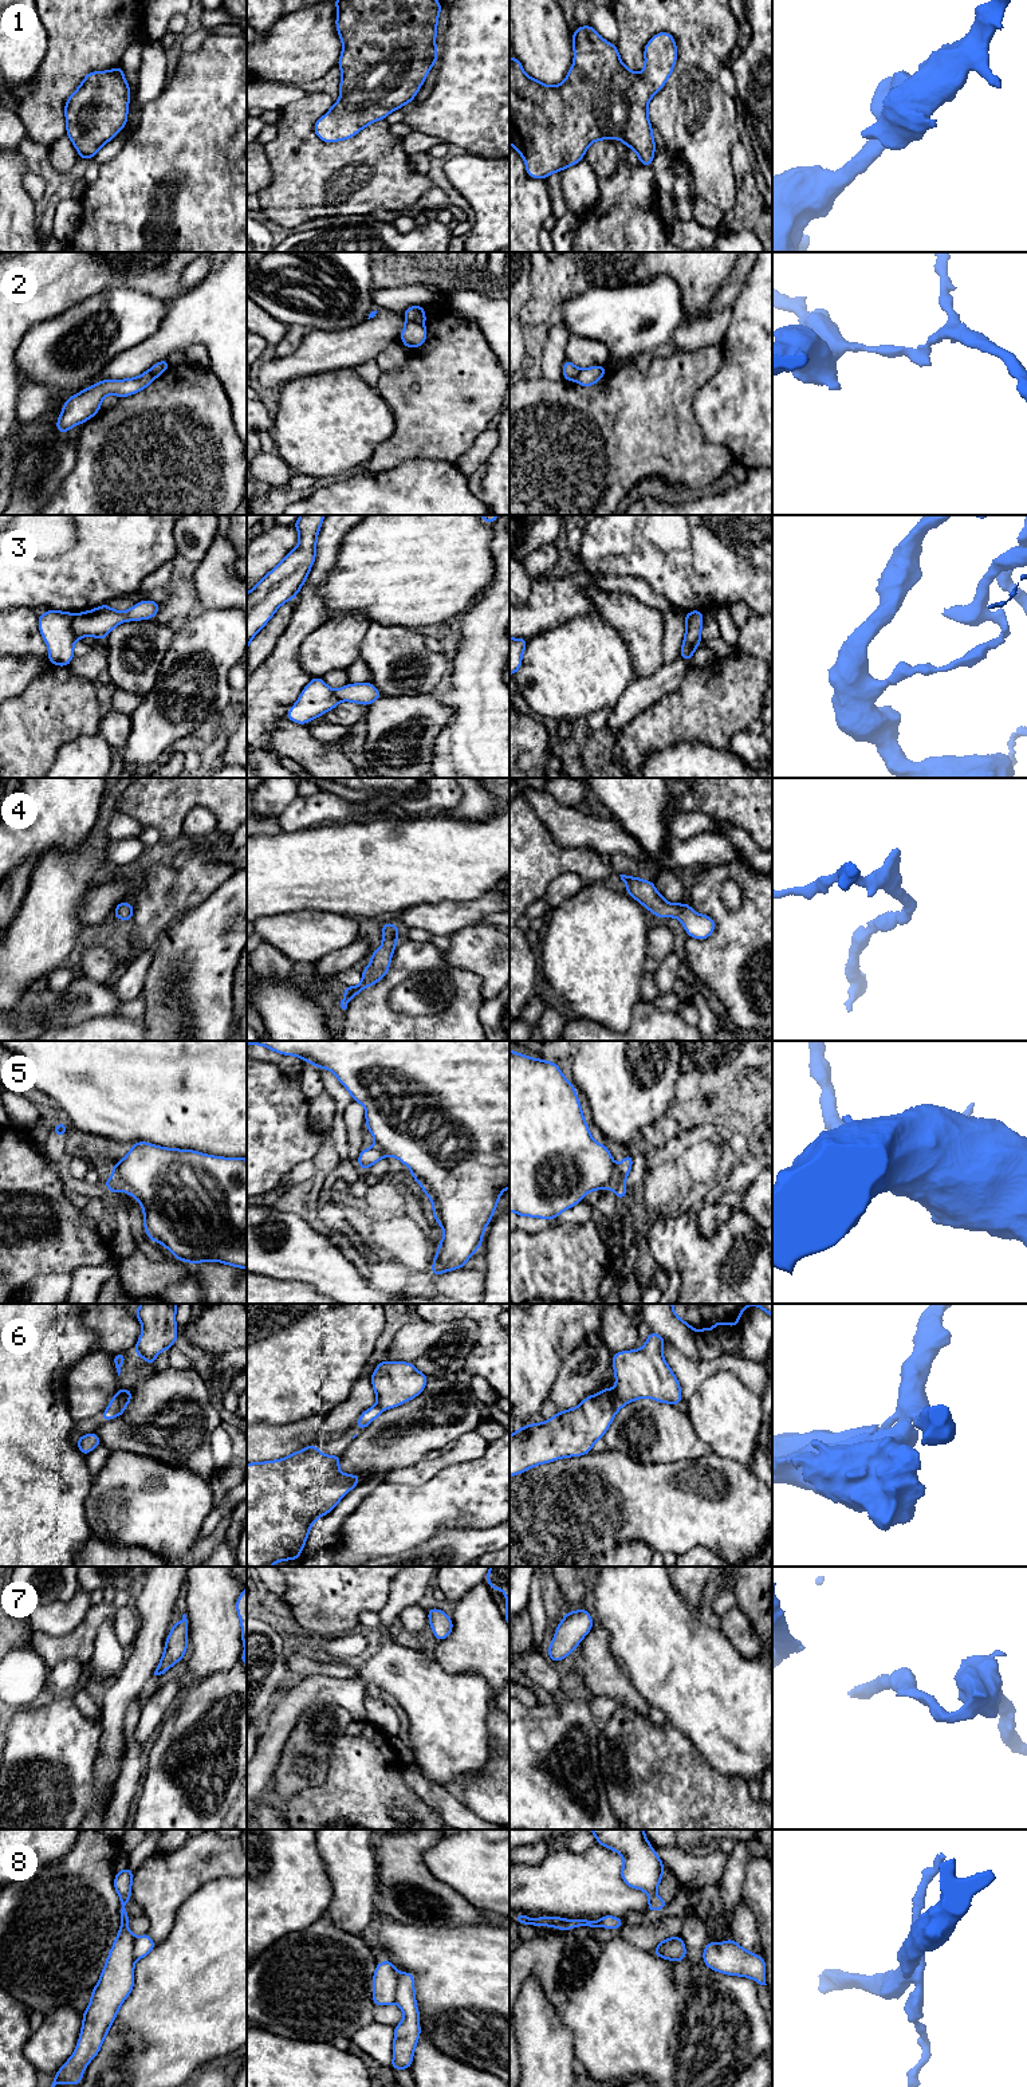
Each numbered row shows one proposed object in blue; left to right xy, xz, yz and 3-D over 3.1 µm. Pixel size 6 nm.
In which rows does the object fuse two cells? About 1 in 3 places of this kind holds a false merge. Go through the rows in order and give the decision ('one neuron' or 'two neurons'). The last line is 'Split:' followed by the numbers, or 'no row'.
1: one neuron
2: two neurons
3: two neurons
4: one neuron
5: two neurons
6: two neurons
7: one neuron
8: two neurons
Split: 2, 3, 5, 6, 8

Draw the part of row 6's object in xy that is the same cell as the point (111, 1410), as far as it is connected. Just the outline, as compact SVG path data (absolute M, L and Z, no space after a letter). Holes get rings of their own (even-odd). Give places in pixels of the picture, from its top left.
M119 1388L117 1390L117 1394L111 1399L110 1404L107 1406L107 1408L102 1412L103 1422L109 1422L109 1420L111 1420L113 1418L117 1416L117 1412L118 1412L118 1410L121 1407L118 1395L119 1395Z

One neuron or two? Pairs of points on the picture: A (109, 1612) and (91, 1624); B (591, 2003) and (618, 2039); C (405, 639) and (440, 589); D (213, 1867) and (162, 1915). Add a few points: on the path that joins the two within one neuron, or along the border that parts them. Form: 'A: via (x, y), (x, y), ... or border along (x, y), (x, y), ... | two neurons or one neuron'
A: via (105, 1612), (95, 1620) | one neuron
B: via (601, 2012), (610, 2029) | one neuron
C: border along (381, 624), (412, 628) | two neurons
D: via (199, 1871), (169, 1901) | one neuron

